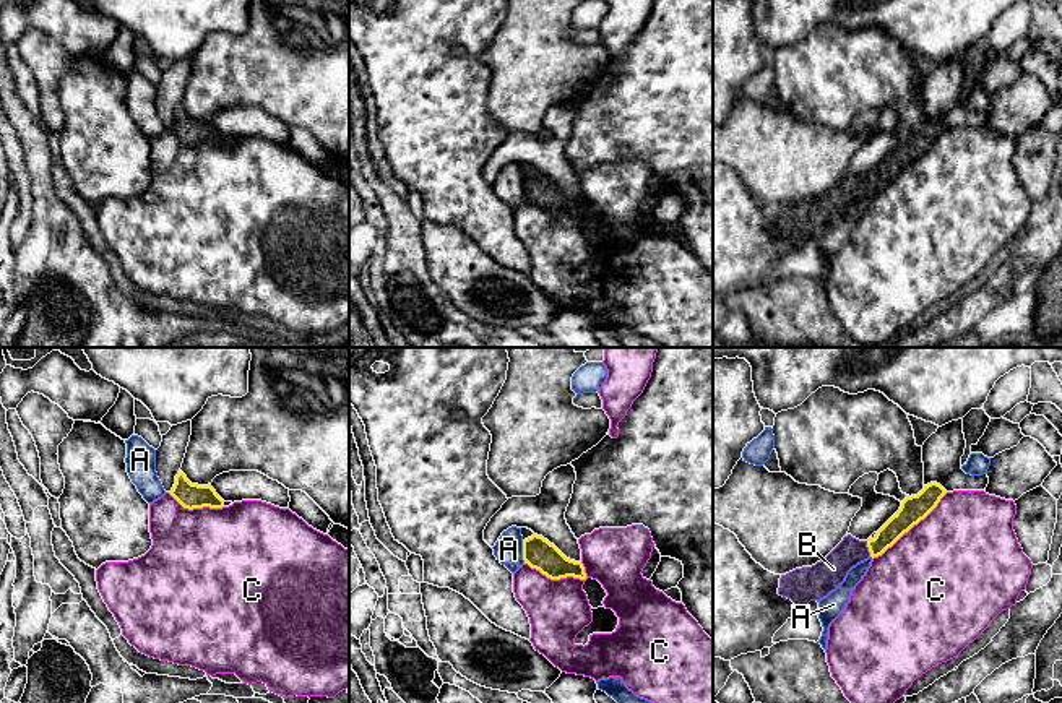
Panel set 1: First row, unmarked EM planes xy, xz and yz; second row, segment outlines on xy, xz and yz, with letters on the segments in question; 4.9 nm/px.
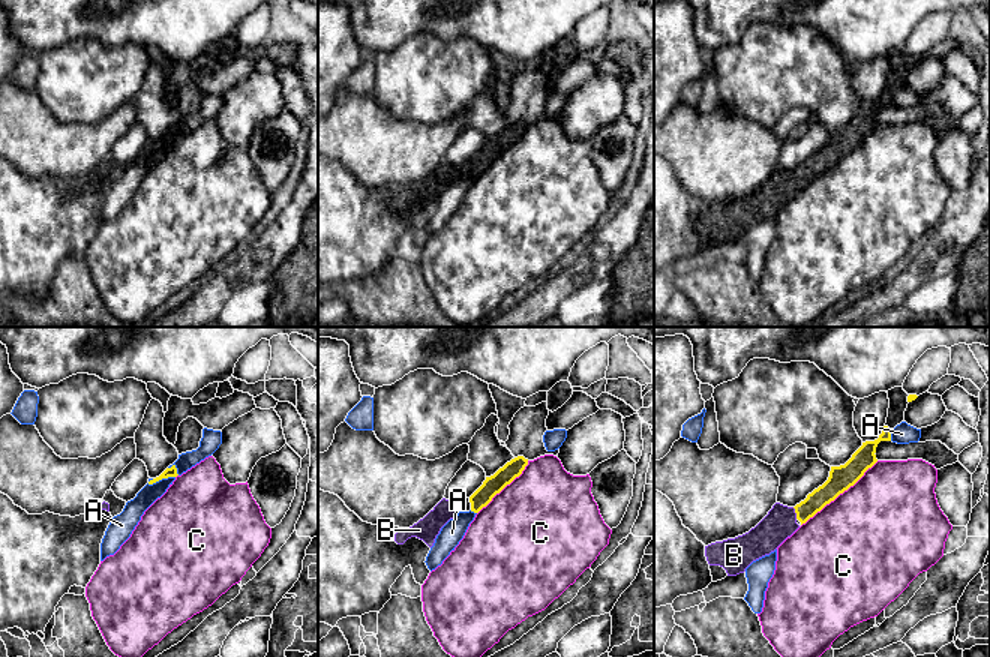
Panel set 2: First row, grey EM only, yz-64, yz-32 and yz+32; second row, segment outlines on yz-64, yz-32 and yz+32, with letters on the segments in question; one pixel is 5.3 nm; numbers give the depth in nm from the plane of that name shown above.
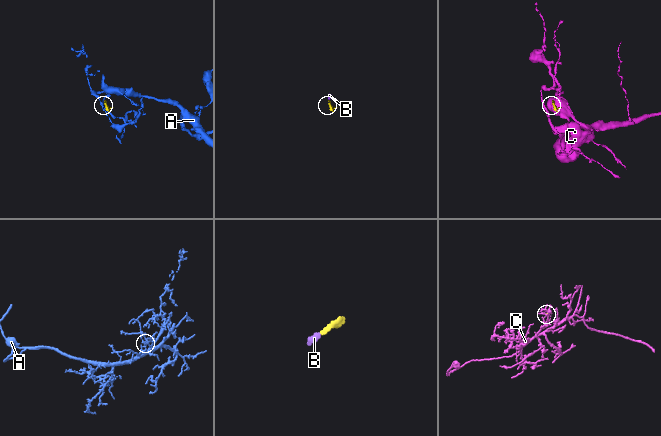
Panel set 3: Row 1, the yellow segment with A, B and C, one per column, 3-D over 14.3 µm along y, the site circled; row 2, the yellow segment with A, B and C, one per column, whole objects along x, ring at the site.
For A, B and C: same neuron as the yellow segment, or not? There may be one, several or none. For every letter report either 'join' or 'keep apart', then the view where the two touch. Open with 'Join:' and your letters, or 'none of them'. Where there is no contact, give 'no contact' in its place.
Join: B
A: keep apart | xz
B: join | yz
C: keep apart | xz

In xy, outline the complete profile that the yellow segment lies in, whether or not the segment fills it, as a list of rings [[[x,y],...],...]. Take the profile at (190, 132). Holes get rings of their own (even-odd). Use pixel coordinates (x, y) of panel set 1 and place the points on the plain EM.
[[[179,107],[175,112],[175,120],[169,128],[183,144],[222,144],[224,136],[216,130],[216,127],[208,122],[192,120],[187,112]]]

